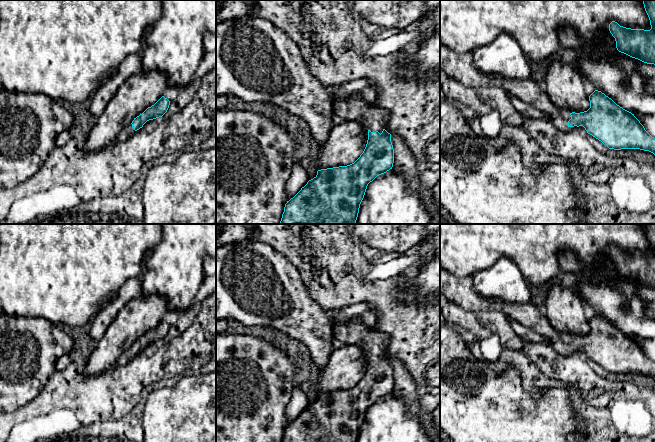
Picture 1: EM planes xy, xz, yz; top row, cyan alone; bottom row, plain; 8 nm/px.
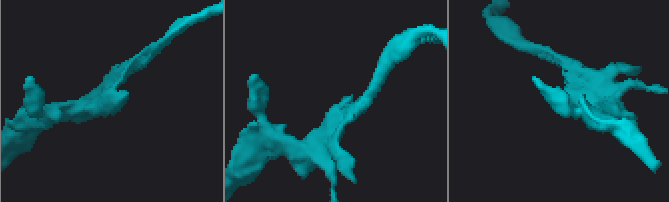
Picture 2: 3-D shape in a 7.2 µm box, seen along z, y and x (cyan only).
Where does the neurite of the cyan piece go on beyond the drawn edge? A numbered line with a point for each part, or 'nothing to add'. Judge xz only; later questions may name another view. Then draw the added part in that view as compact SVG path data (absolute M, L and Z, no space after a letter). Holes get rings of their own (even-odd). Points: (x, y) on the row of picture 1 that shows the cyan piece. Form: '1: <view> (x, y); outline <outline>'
1: xz (354, 108); outline M361 95L336 100L334 112L339 121L361 121L366 124L368 130L378 131L380 134L390 120L390 112L387 109L374 106Z

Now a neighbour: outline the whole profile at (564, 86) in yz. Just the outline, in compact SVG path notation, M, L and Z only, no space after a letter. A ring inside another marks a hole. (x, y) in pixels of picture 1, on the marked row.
M553 59L543 86L559 109L568 113L580 113L590 108L582 80L583 76L573 64Z

